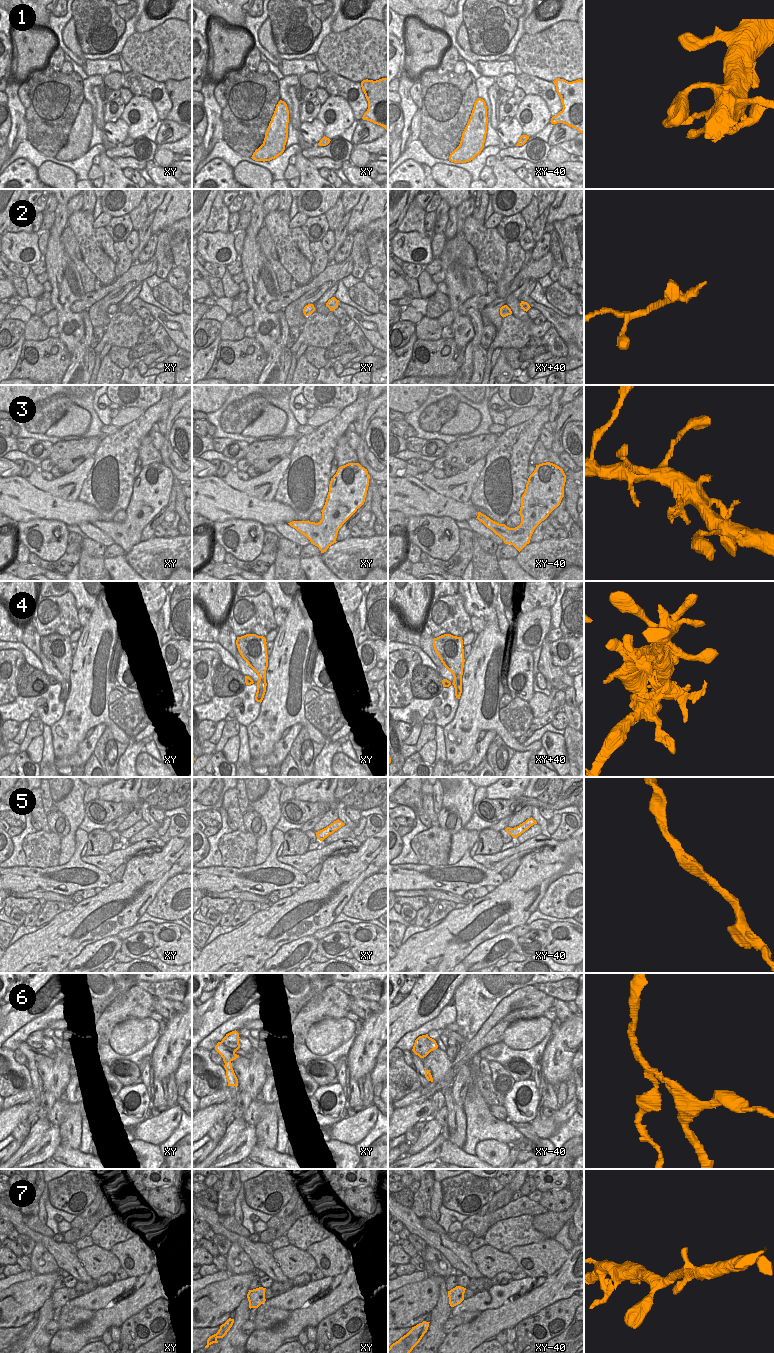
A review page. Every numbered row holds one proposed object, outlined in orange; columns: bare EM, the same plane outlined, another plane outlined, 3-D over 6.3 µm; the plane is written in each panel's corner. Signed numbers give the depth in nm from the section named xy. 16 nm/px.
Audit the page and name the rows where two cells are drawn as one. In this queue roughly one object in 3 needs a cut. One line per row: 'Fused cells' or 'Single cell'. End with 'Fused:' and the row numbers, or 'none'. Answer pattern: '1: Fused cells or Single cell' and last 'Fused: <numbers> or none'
1: Single cell
2: Single cell
3: Fused cells
4: Fused cells
5: Single cell
6: Fused cells
7: Single cell
Fused: 3, 4, 6

